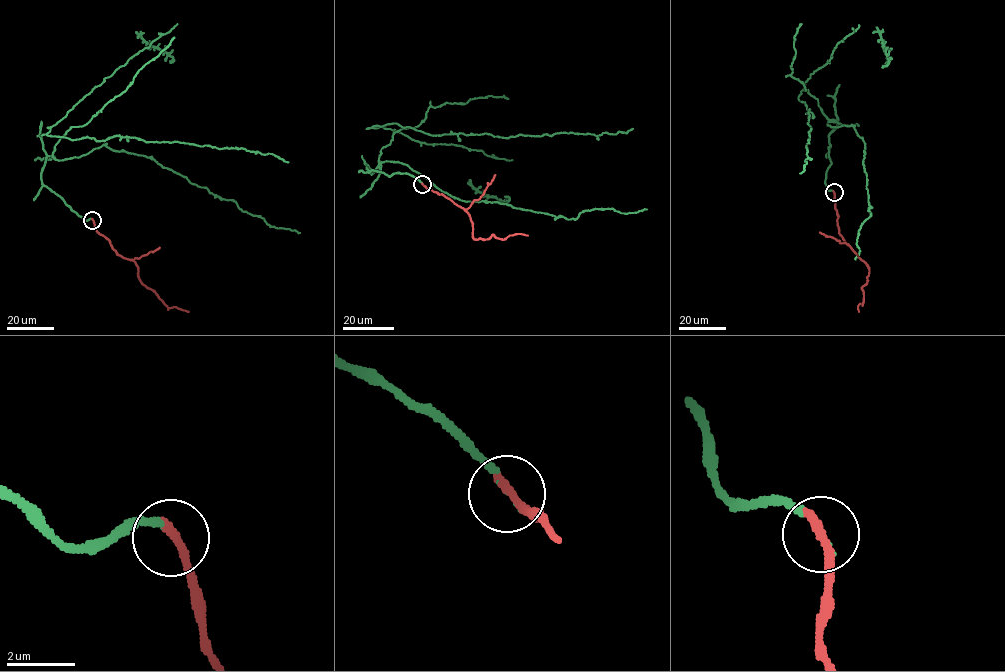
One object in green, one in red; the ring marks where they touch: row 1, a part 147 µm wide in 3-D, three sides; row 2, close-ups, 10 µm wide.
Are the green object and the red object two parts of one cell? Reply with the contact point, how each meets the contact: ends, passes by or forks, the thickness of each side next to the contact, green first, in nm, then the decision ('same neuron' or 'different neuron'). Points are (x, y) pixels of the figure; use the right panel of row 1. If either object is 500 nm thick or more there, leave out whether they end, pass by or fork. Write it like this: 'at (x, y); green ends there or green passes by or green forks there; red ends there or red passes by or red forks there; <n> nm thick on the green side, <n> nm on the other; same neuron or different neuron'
at (834, 192); green ends there; red ends there; 100 nm thick on the green side, 340 nm on the other; same neuron

